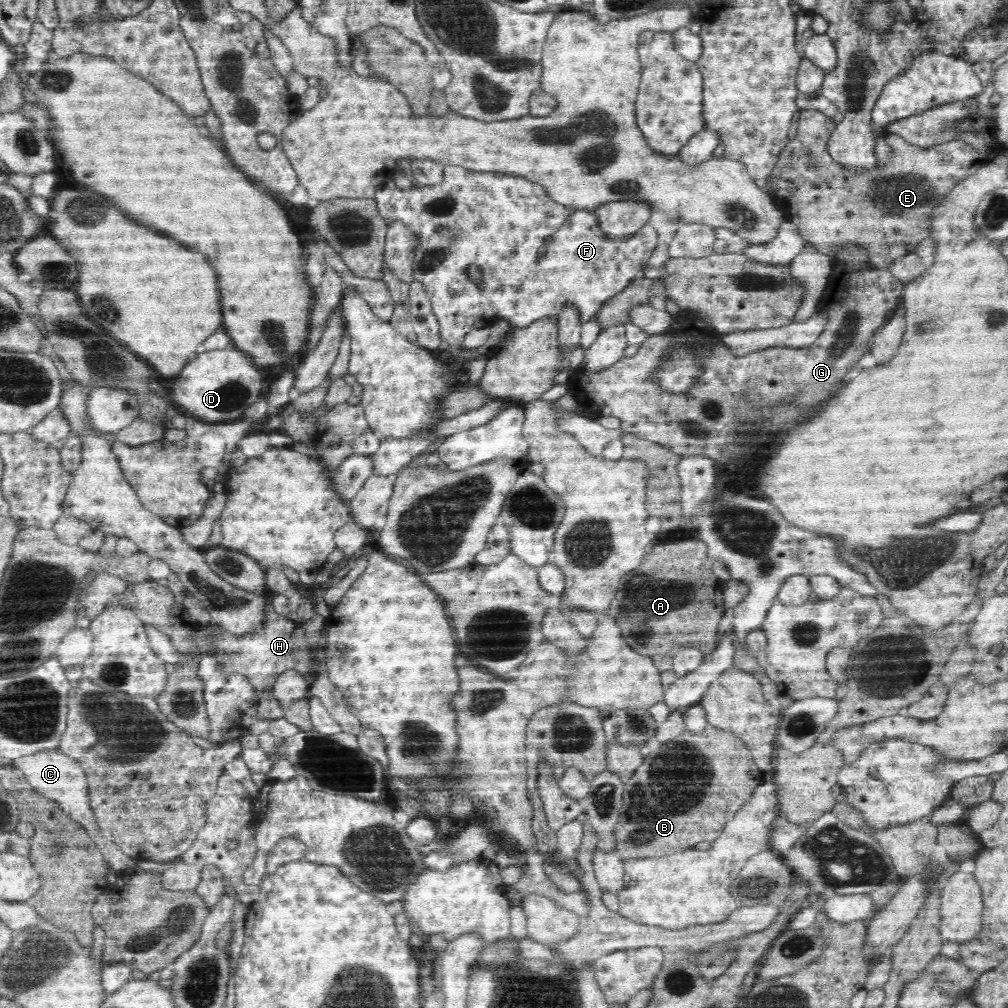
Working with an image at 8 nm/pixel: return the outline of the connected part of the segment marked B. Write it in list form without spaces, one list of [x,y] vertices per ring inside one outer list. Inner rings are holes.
[[[706,726],[700,734],[684,732],[680,738],[674,738],[658,748],[660,750],[653,748],[649,755],[643,757],[643,763],[636,768],[632,778],[625,781],[622,806],[614,826],[614,850],[624,860],[668,856],[694,848],[698,842],[714,842],[714,838],[718,838],[724,830],[724,824],[732,820],[734,814],[750,800],[750,792],[762,784],[762,772],[758,772],[750,750],[728,730]]]

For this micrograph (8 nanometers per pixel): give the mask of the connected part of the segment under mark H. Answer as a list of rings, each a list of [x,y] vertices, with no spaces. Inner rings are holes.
[[[272,605],[266,608],[264,616],[264,626],[248,636],[236,638],[222,628],[218,630],[218,640],[216,640],[216,654],[224,654],[224,670],[222,672],[238,672],[244,674],[246,679],[254,686],[256,694],[262,694],[264,688],[276,682],[277,676],[286,670],[294,669],[304,675],[304,679],[312,680],[311,660],[308,650],[308,643],[305,639],[304,631],[298,622],[288,619],[284,615],[277,614]]]

